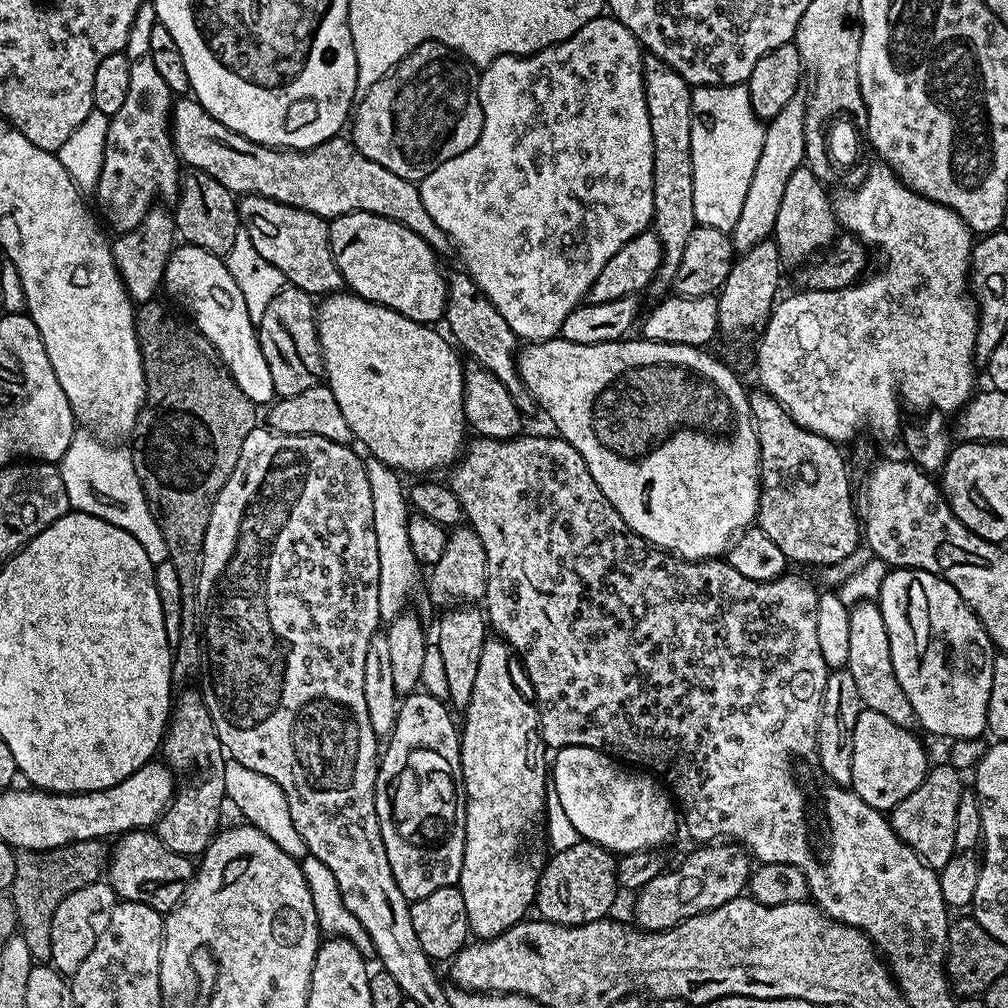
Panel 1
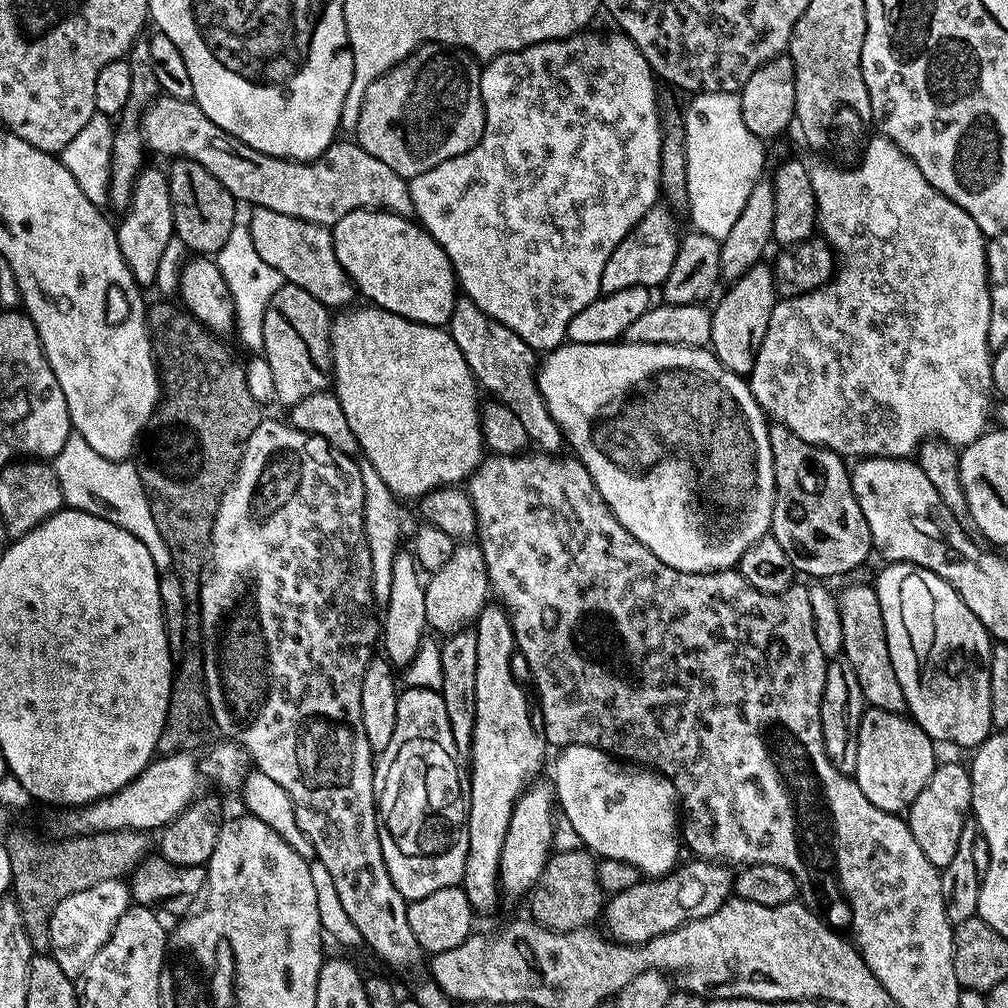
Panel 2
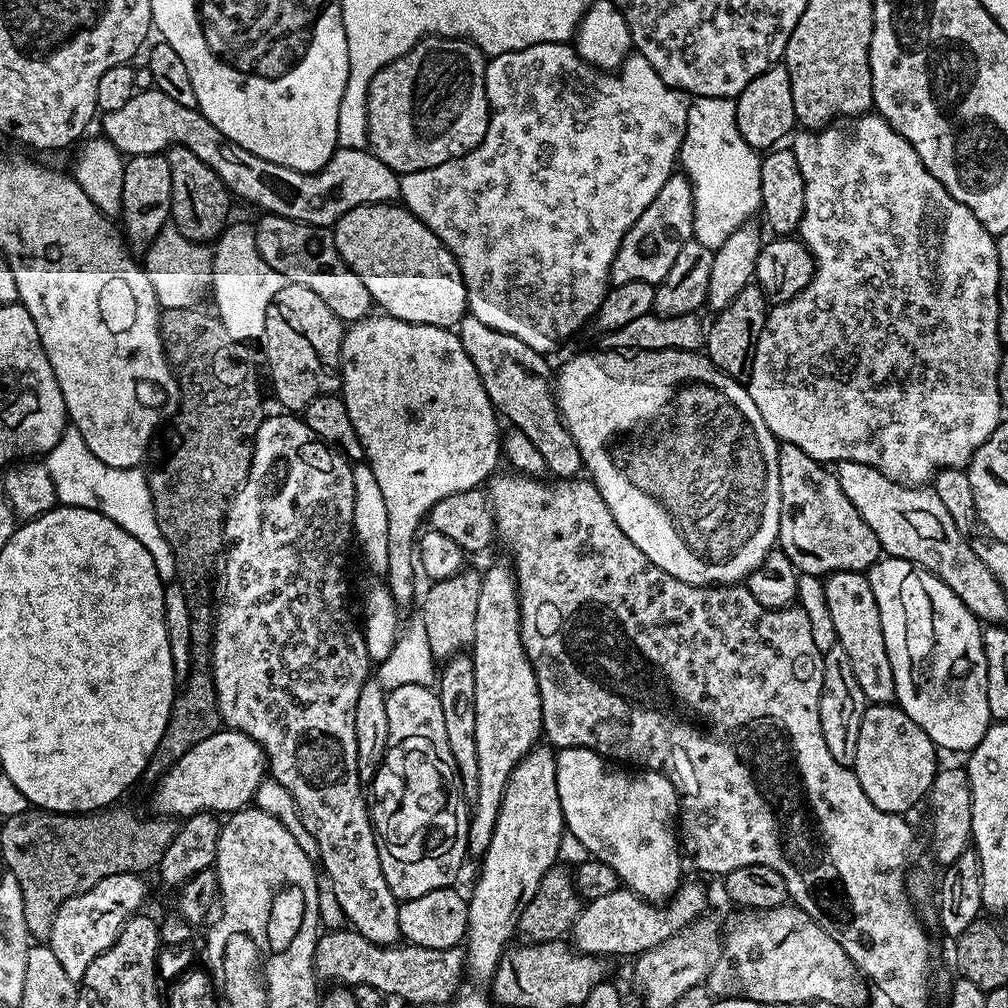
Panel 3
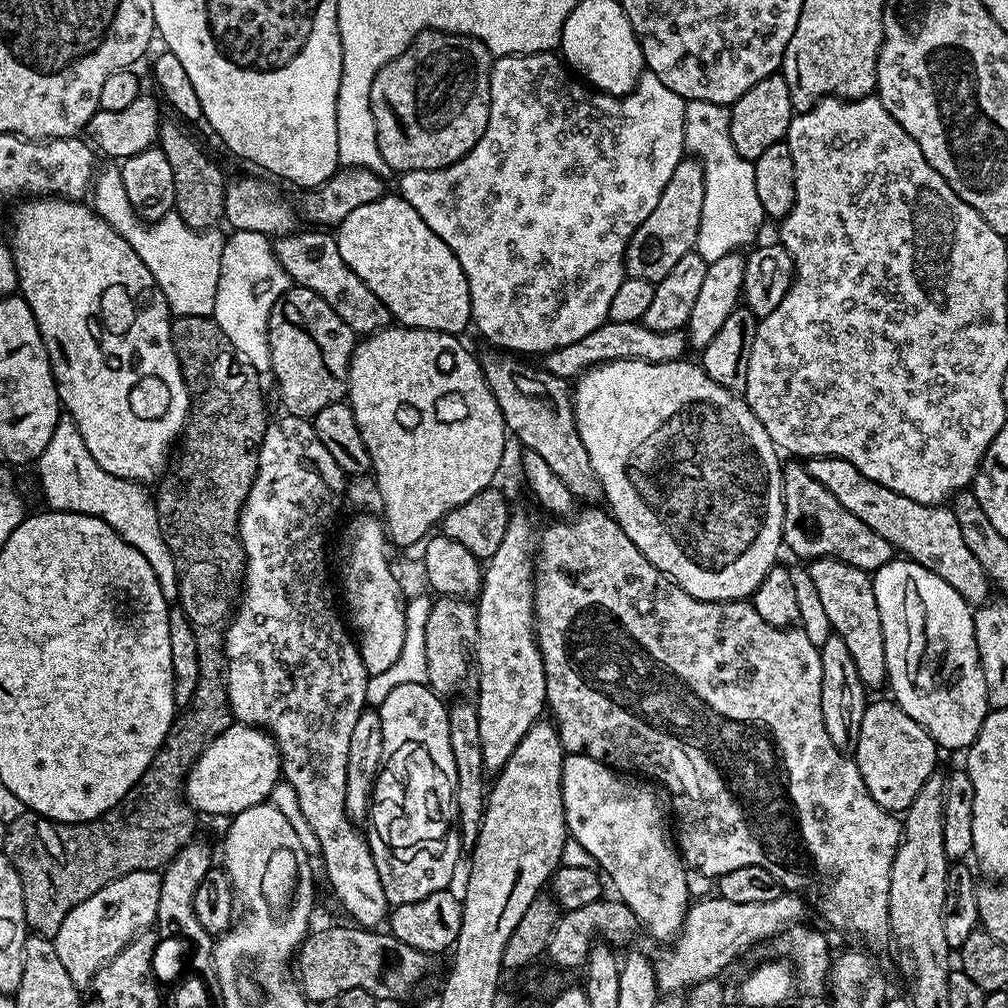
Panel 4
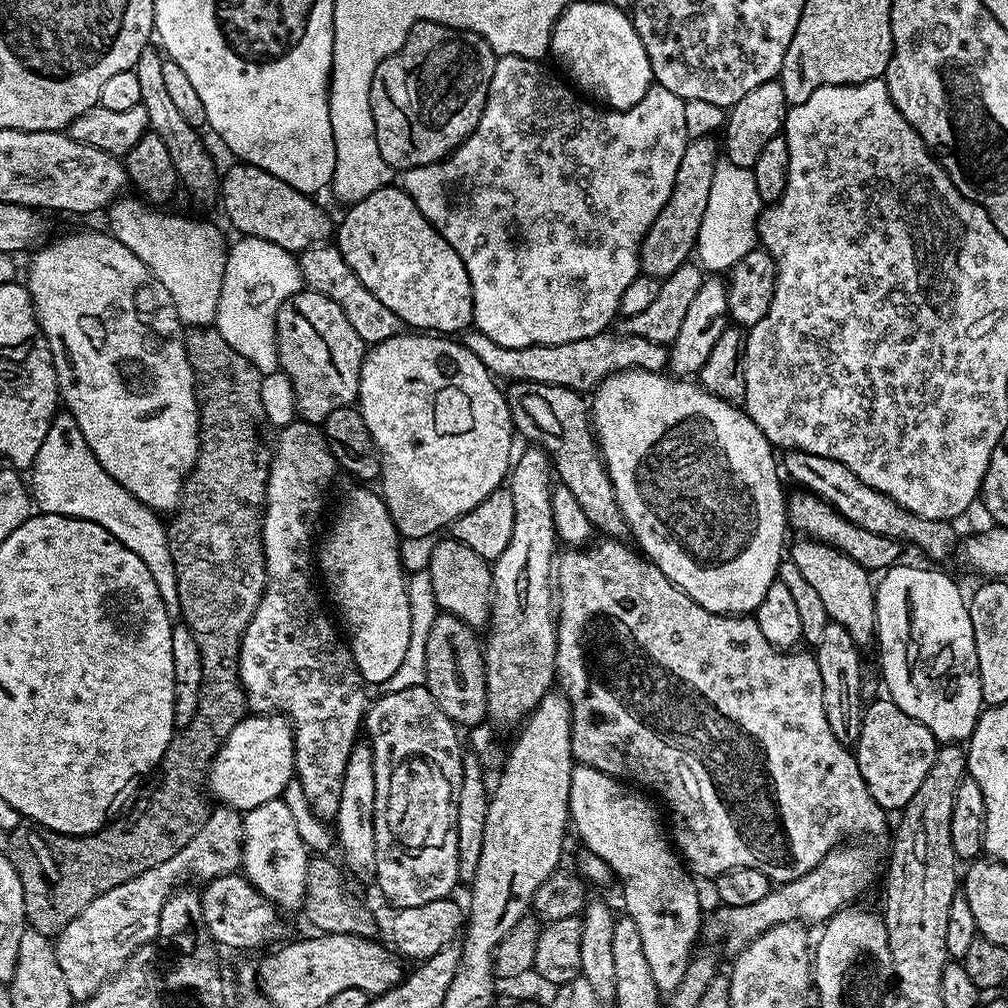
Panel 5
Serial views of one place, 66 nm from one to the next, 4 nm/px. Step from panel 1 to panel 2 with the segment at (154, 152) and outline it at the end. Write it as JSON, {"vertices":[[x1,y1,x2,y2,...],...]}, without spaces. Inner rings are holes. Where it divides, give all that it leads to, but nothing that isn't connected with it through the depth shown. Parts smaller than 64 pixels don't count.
{"vertices":[[144,38,137,40,126,59,130,66,130,98,128,99,128,107,122,116,124,125,119,125,116,128,114,150,112,151,112,169,110,170,110,186,108,187,108,204,111,207,120,208,119,210,127,209,128,203,132,201,132,188,136,184,136,176,146,164,146,160,144,160,144,156,146,157,144,133,137,127,138,117,143,109,147,108,157,96,161,95,158,78,154,78,154,66,150,62,148,40]]}

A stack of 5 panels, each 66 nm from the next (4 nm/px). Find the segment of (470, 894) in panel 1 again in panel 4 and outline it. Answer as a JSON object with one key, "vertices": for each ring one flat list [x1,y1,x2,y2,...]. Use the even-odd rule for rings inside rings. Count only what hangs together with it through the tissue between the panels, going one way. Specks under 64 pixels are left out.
{"vertices":[[513,507,506,526,506,538,502,538,498,550,494,550,494,554,486,562,478,599,475,601,478,638,474,672,477,677,480,675,480,697,475,697,474,703,478,714,478,731,482,734,484,767,492,774,506,766,510,754,514,754,514,746,518,746,518,742,526,738,526,730,530,730,530,726,534,726,537,720,545,715,548,703,546,670,540,647,536,644,534,553,538,548,537,536,538,528,537,525,532,525,531,514,524,508]]}

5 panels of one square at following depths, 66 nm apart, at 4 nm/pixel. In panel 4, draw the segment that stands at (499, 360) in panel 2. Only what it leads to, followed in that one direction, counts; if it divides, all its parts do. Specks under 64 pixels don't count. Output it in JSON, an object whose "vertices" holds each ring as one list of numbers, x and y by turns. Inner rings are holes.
{"vertices":[[488,350,485,356,479,357,480,369,484,371,486,382,494,394,494,402,498,402,498,408,502,410,505,429,512,432,525,445,527,451,539,454,549,464,550,470,558,474,558,478,566,485,566,490,580,502,592,502,595,496,601,495,600,483,594,474,594,466,590,466,590,454,586,446,582,446,582,438,576,429,576,415,572,409,572,393,569,381,560,376,551,376,543,367,527,364,527,359,513,354,507,350]]}

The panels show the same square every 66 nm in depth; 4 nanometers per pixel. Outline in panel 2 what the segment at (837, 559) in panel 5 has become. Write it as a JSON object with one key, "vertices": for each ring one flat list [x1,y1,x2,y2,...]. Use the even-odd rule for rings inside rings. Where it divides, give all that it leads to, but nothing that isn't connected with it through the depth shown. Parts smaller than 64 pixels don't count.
{"vertices":[[871,583,852,584,844,593,839,593,838,599,844,643,842,656,850,662,850,666,854,666,854,674,858,674,858,686,862,686,865,705,887,712,907,713,906,694,902,694,902,686,898,686,898,674,894,674,894,666,890,662,882,606,878,602,875,587]]}

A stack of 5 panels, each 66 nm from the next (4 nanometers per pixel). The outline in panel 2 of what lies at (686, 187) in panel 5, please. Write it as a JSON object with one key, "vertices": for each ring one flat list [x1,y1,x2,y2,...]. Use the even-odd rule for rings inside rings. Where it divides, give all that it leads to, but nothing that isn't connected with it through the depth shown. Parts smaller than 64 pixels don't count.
{"vertices":[[657,204,643,216,630,232,618,244,610,262,606,262,606,270,602,270,601,293,611,294,618,290,629,289,630,286,640,285,653,289,663,285,670,274,670,269,677,257,680,229,669,205]]}

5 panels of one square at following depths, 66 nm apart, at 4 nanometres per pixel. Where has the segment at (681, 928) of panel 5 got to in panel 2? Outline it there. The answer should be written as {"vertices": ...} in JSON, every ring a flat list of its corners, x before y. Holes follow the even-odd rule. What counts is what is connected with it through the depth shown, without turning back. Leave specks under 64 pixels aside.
{"vertices":[[566,746,559,749,557,756,560,757,556,760,556,769,550,773,556,789,556,804,562,815,570,818,570,826,578,830,578,838,587,851,603,859,620,859,632,864,648,878,667,876,677,867,680,848,682,852,682,828,678,823,676,787,667,776,651,768,617,760,594,746]]}

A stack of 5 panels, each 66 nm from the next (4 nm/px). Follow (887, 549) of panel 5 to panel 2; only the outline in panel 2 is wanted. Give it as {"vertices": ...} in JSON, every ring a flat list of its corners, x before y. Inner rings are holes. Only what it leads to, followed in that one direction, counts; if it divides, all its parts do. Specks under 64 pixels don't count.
{"vertices":[[778,423,769,427,768,437,776,483,770,535,786,550,786,558,790,558,797,573,824,578,820,576,844,576,854,571,873,546,866,514,862,514,862,506,854,498,845,457,800,440,798,434]]}

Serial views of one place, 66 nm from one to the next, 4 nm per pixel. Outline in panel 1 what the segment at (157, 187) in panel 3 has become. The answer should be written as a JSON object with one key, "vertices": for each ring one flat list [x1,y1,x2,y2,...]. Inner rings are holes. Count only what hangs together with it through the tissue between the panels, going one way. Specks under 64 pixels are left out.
{"vertices":[[164,206,151,208,146,218,142,218,142,222,134,226,134,230,119,233,115,237,116,240,111,241,118,274,122,278,128,297,137,305,145,304,147,300,157,299,164,283,166,262,178,240,173,213,168,208,166,210,160,207]]}

